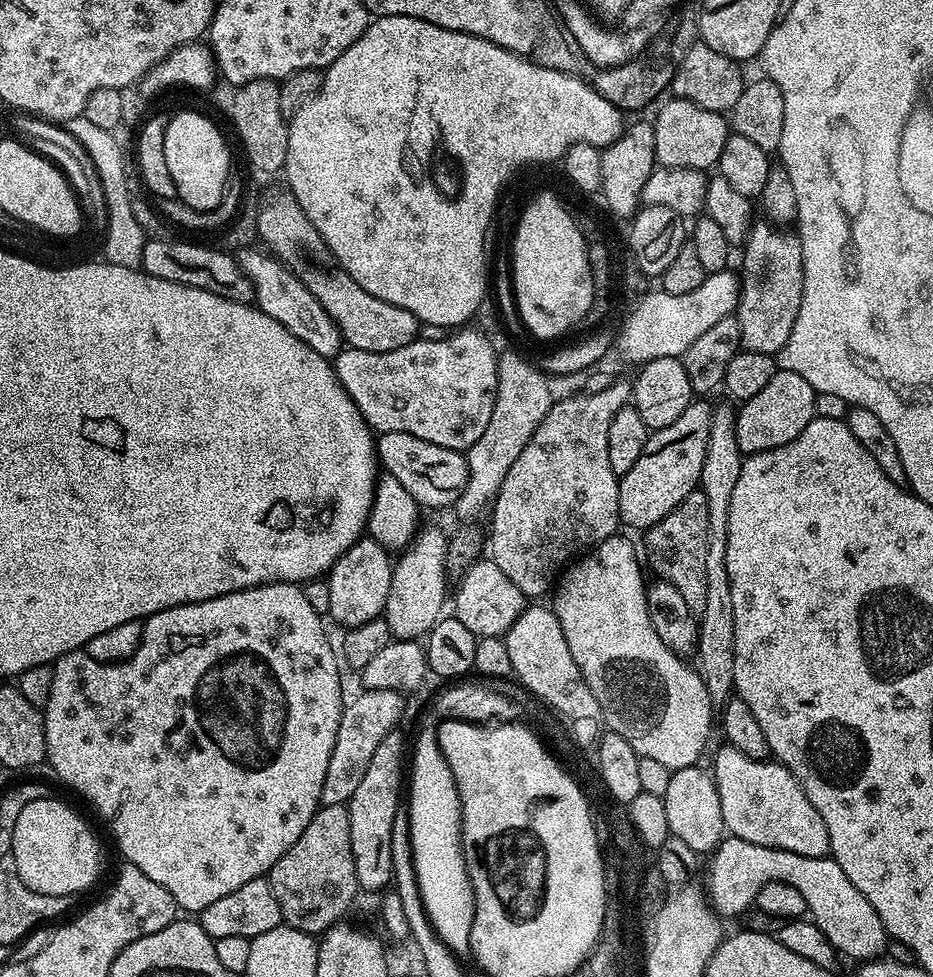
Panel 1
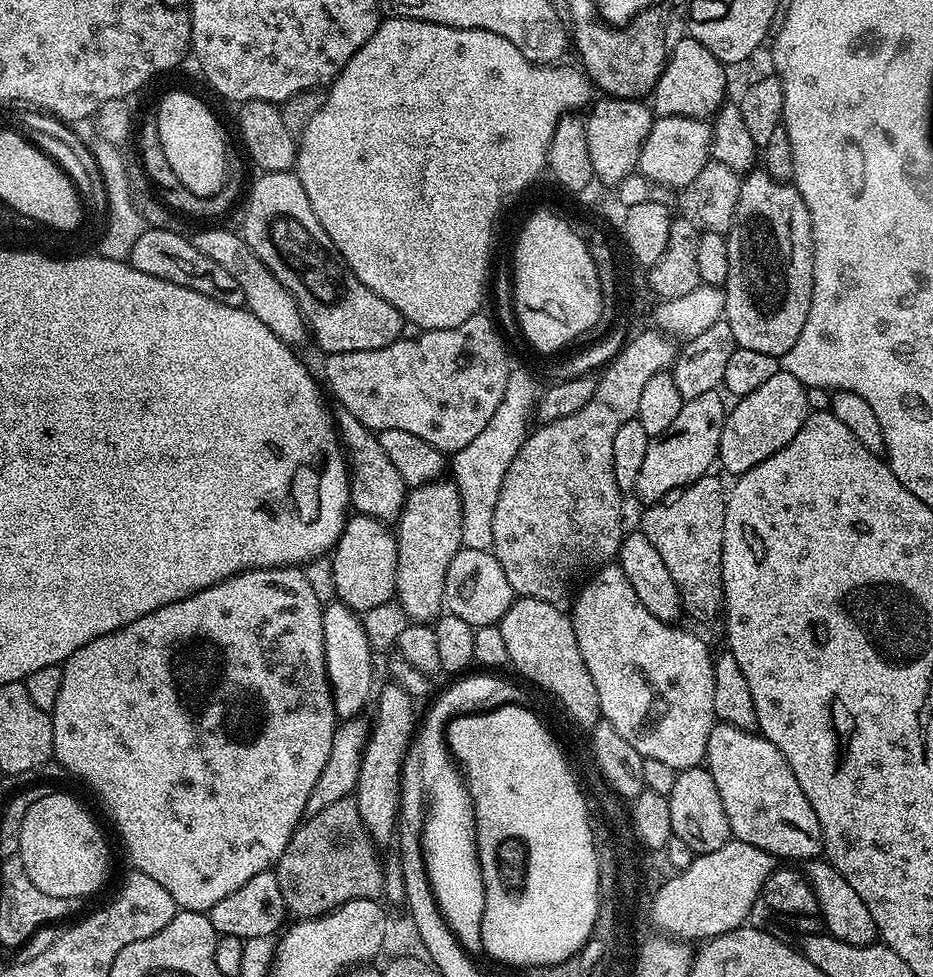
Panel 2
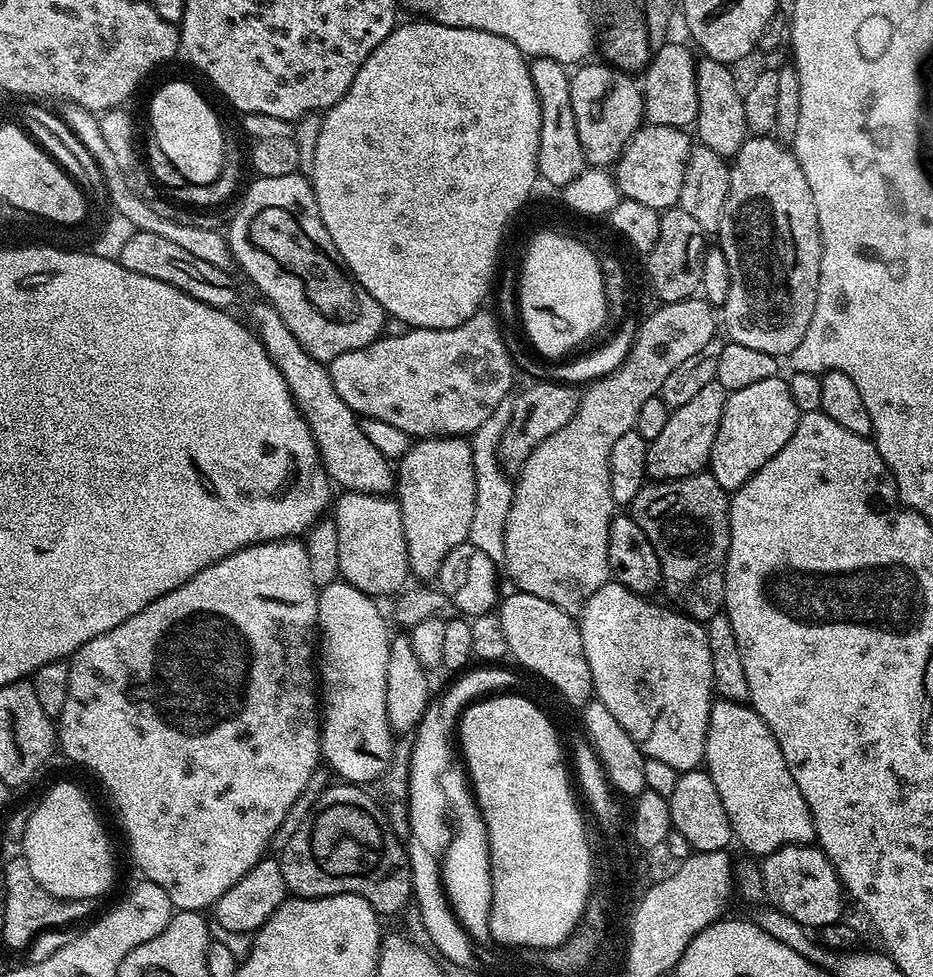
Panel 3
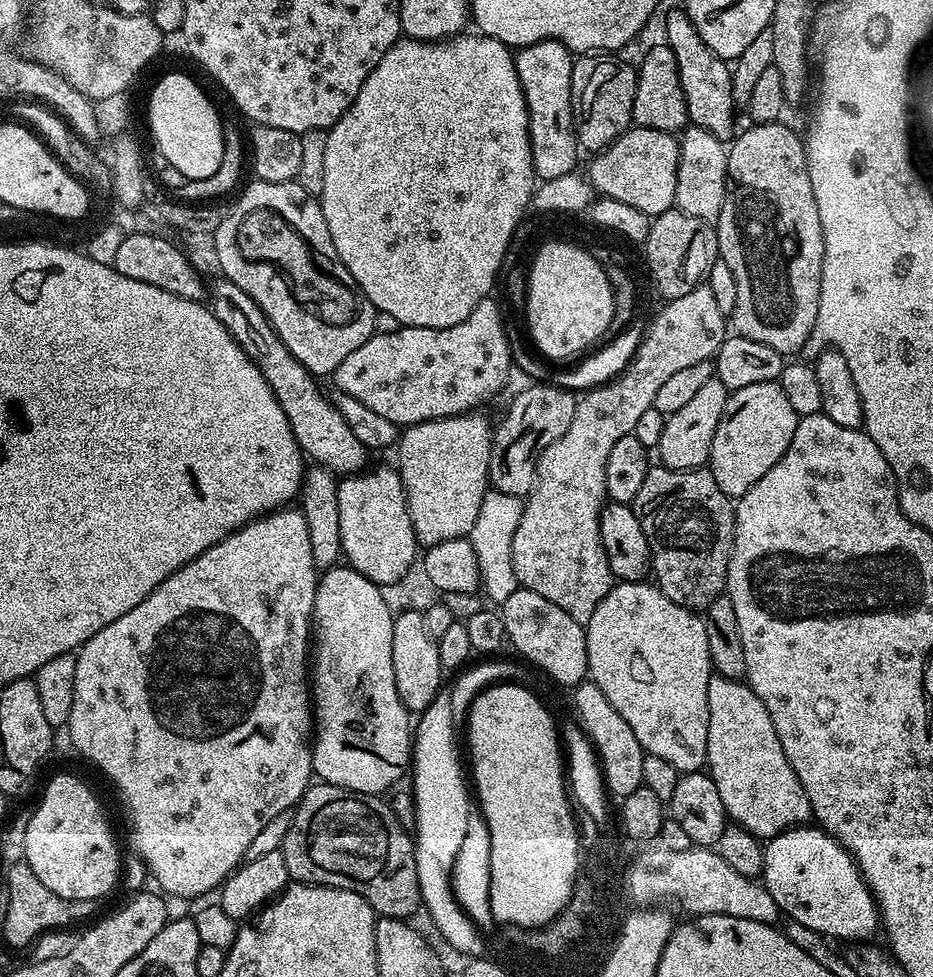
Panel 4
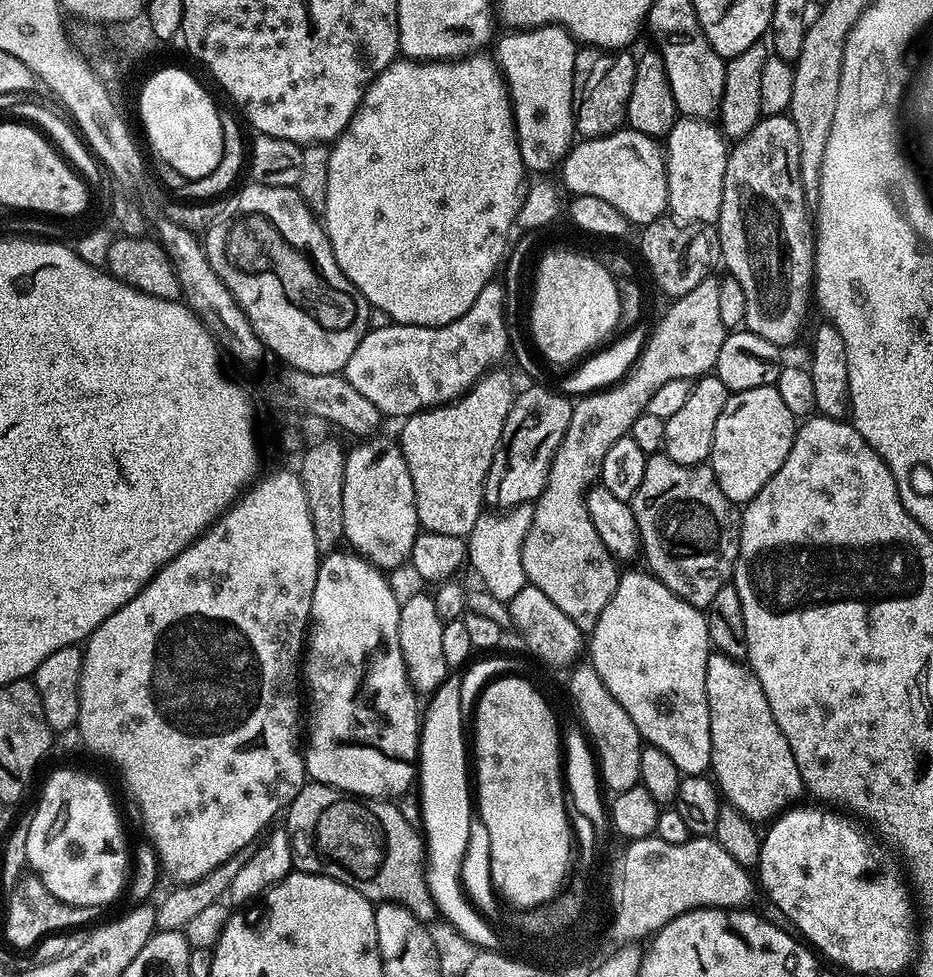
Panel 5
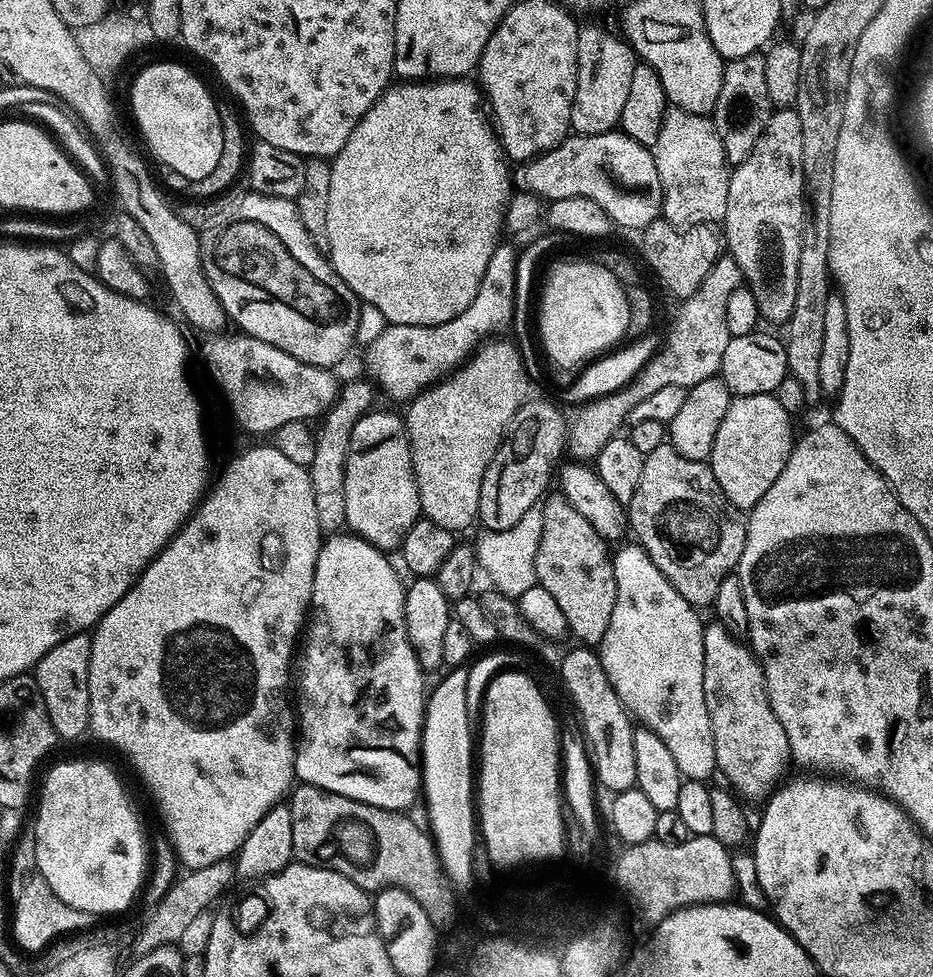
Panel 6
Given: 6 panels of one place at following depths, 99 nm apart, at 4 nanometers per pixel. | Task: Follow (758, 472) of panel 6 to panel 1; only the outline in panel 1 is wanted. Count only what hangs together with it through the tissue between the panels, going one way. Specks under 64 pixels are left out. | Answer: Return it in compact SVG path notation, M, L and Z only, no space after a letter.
M778 370L754 398L743 401L736 412L736 441L741 453L765 452L794 442L816 416L816 391L802 374Z

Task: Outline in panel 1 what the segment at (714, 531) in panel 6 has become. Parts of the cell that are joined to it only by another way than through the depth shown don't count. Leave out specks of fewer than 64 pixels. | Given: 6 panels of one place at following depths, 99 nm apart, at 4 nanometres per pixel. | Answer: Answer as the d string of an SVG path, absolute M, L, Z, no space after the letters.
M691 492L662 518L654 527L647 529L644 548L648 551L648 564L661 580L670 582L681 592L686 606L700 613L706 606L706 550L708 549L708 523L710 510L706 510L706 494Z

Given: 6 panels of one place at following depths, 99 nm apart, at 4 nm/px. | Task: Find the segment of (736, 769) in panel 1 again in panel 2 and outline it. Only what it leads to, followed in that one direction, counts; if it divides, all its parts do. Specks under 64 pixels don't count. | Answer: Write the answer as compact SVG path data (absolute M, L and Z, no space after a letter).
M713 724L706 746L706 767L714 778L714 786L718 786L722 810L726 810L735 839L750 842L750 846L758 846L758 850L766 850L784 862L807 862L823 853L824 839L818 814L814 814L814 806L810 806L806 794L802 794L802 786L798 786L798 778L794 778L794 770L790 770L786 758L765 736L733 724Z

